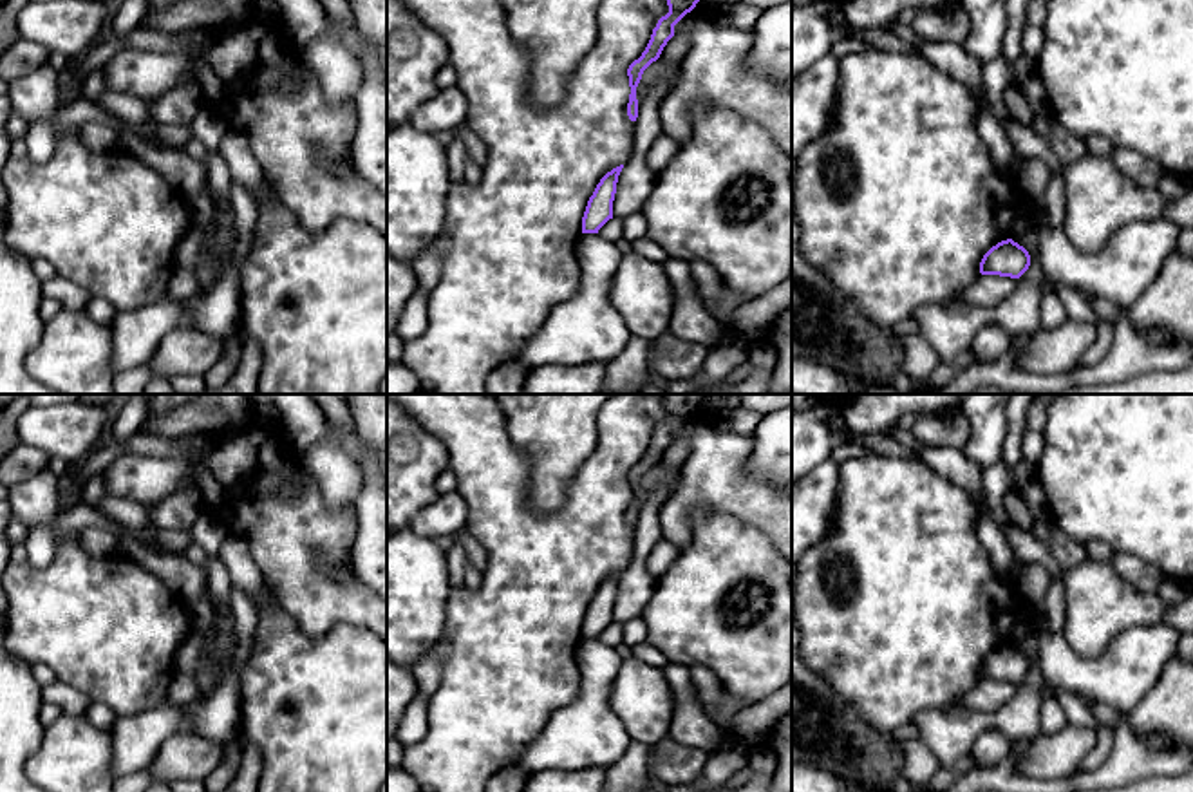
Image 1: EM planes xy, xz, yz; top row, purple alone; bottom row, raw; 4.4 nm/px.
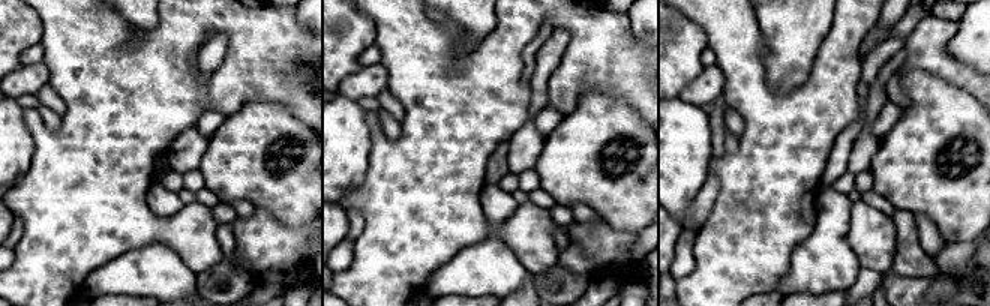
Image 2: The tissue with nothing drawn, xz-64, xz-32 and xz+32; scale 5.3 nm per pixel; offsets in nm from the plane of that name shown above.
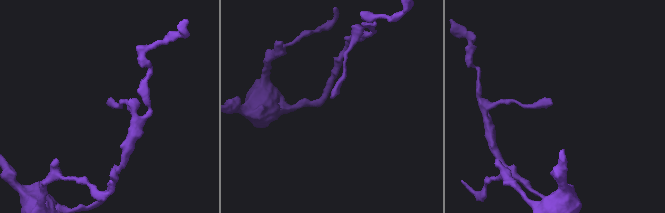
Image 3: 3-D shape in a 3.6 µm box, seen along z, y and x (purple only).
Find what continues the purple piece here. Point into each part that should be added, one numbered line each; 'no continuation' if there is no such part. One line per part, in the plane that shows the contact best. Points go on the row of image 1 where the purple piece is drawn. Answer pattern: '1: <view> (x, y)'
no continuation

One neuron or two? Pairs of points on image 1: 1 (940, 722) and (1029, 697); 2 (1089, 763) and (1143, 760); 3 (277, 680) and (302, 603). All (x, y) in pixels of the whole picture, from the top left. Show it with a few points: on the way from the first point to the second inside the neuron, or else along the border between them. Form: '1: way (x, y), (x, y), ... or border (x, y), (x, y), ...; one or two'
1: way (962, 722), (1007, 718); one
2: border (1107, 726), (1110, 756), (1080, 771); two
3: border (270, 588), (308, 635), (322, 635), (338, 622); two

